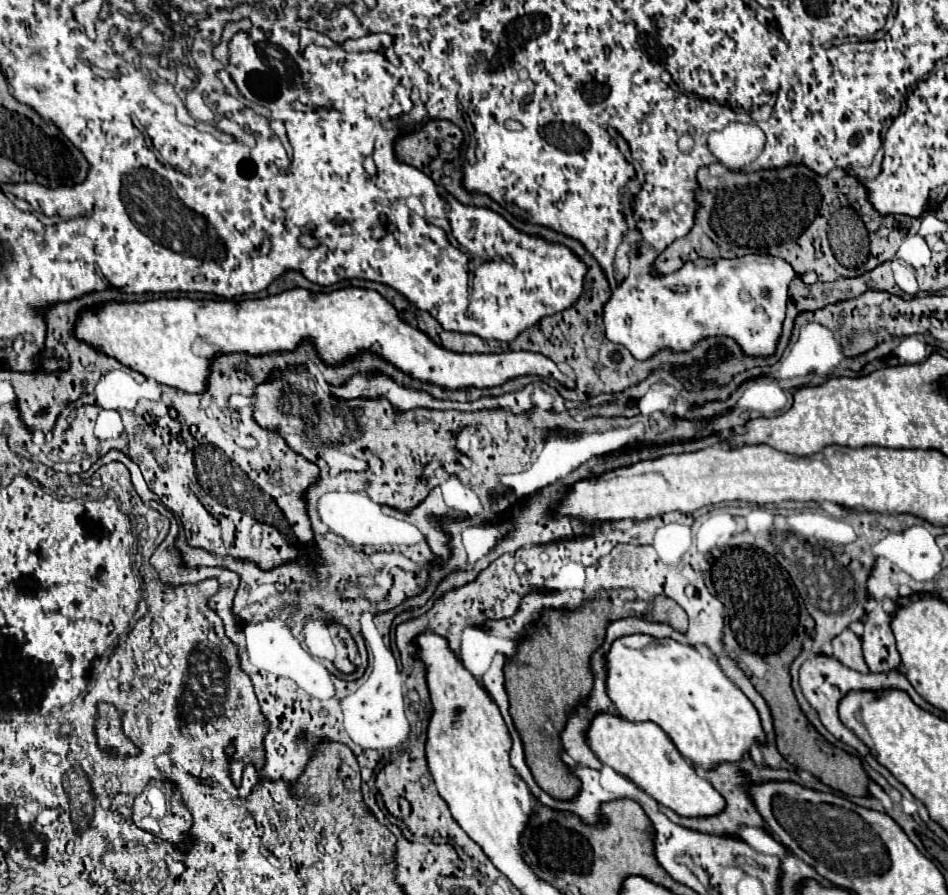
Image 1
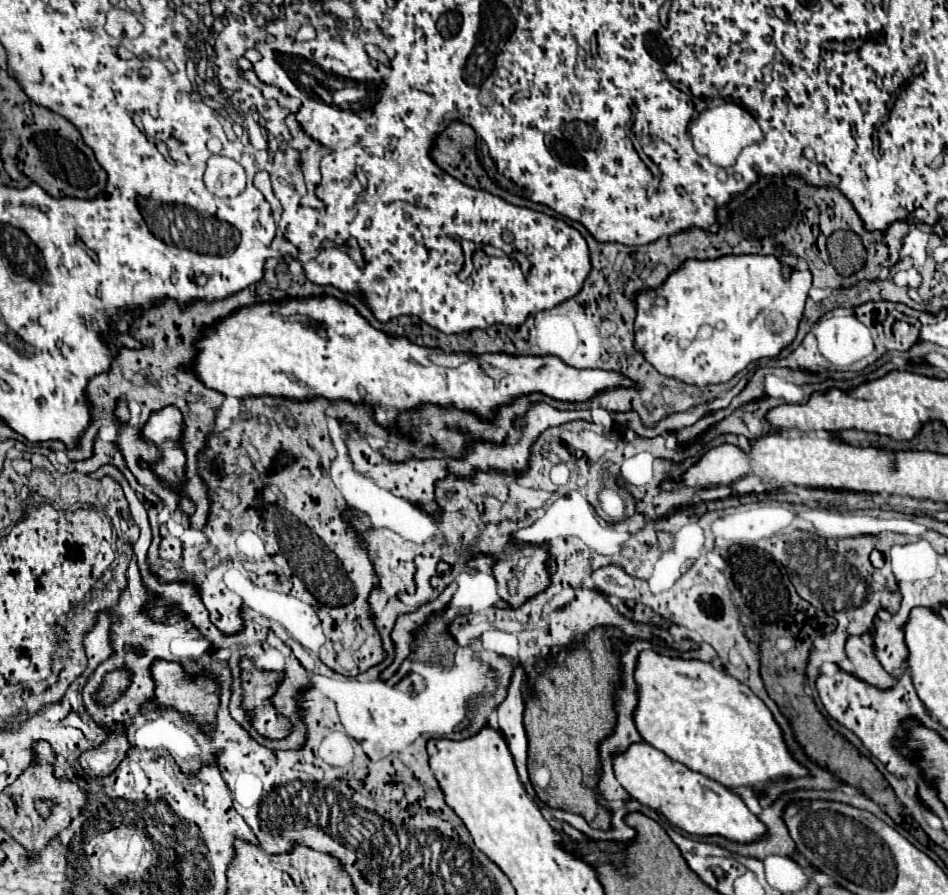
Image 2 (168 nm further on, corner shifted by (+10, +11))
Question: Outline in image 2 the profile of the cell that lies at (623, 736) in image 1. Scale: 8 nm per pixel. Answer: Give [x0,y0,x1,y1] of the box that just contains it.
[615,742,767,844]

